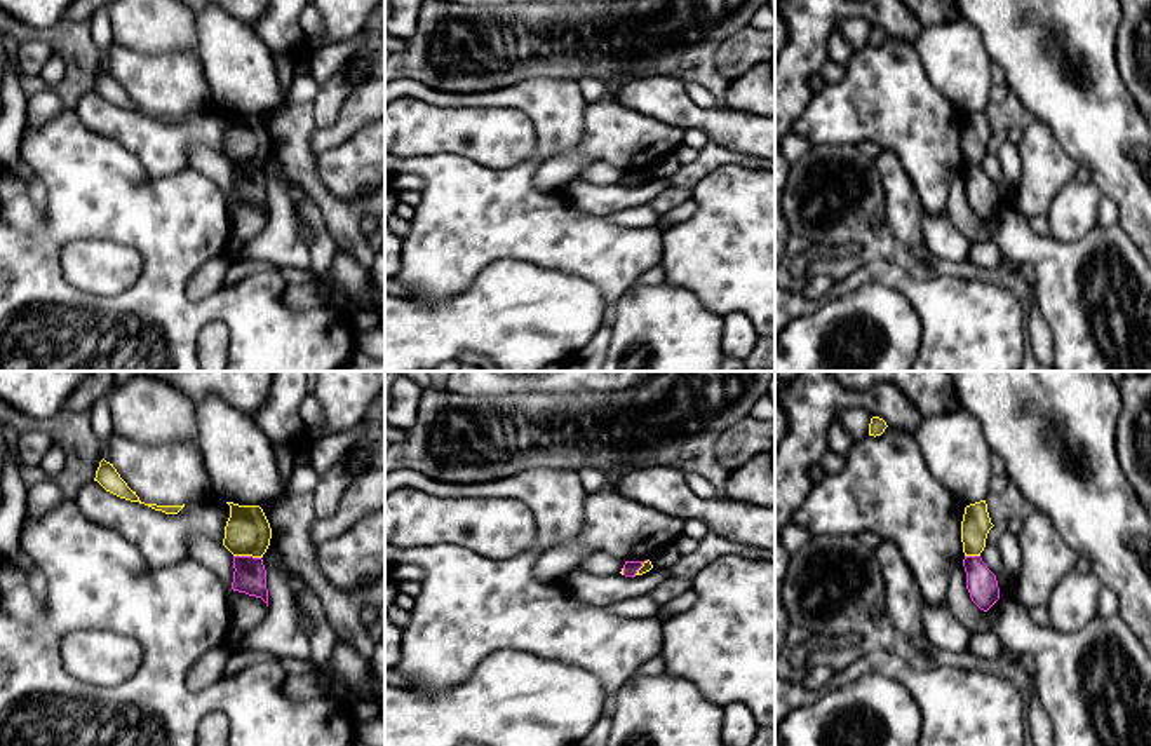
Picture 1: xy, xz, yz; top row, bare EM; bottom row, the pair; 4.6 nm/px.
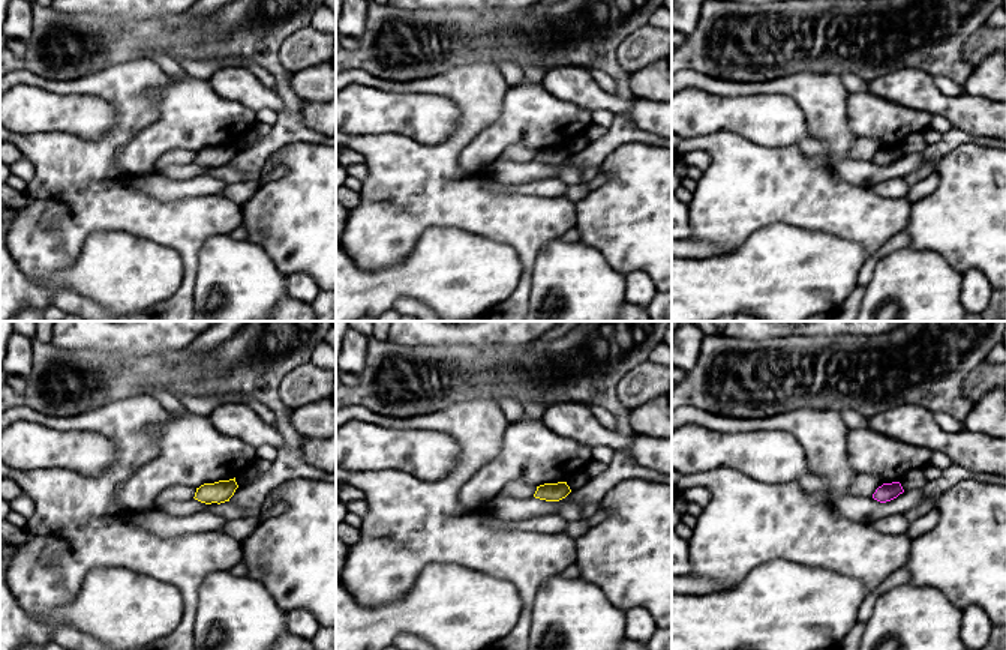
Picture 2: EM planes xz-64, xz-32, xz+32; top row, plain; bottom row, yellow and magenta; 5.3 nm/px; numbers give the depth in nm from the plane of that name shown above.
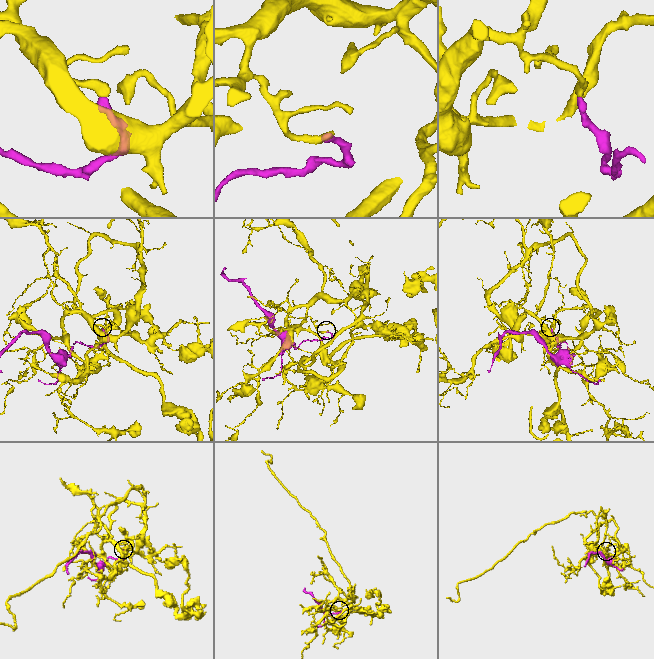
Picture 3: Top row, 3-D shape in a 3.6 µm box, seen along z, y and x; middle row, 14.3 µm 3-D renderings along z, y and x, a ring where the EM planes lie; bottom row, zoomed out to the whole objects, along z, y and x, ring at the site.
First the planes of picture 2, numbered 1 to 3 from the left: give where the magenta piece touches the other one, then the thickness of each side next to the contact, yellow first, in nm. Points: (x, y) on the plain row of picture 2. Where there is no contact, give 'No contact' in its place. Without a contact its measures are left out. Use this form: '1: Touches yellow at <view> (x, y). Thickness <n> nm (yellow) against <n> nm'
1: No contact
2: No contact
3: No contact

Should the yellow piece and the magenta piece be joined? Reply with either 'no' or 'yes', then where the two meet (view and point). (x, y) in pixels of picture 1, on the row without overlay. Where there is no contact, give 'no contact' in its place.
no | xy (248, 164)

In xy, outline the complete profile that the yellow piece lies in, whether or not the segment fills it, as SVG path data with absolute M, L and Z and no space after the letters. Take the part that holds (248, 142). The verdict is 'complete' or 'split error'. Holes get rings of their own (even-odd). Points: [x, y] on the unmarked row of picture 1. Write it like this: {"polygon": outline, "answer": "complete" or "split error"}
{"polygon": "M230 115L223 155L233 166L263 167L270 155L272 138L259 115Z", "answer": "complete"}

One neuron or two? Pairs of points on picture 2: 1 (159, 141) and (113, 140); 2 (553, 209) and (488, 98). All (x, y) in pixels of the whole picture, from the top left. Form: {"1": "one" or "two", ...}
{"1": "two", "2": "one"}

